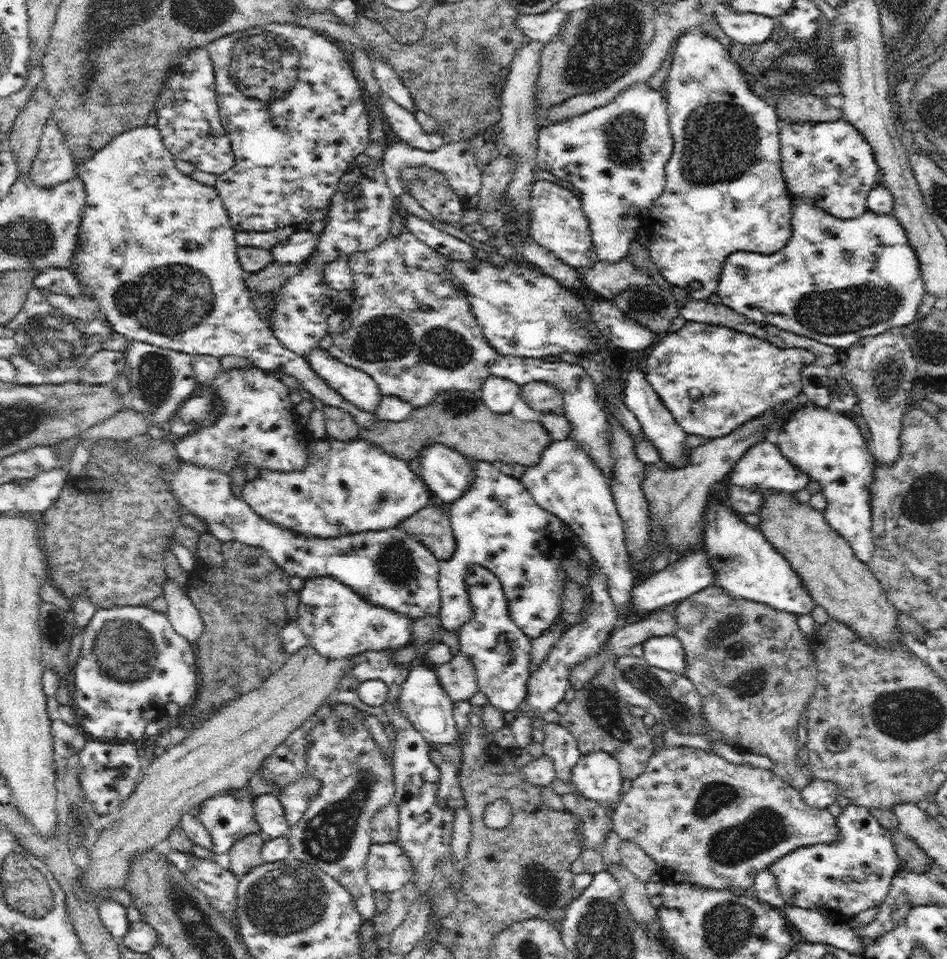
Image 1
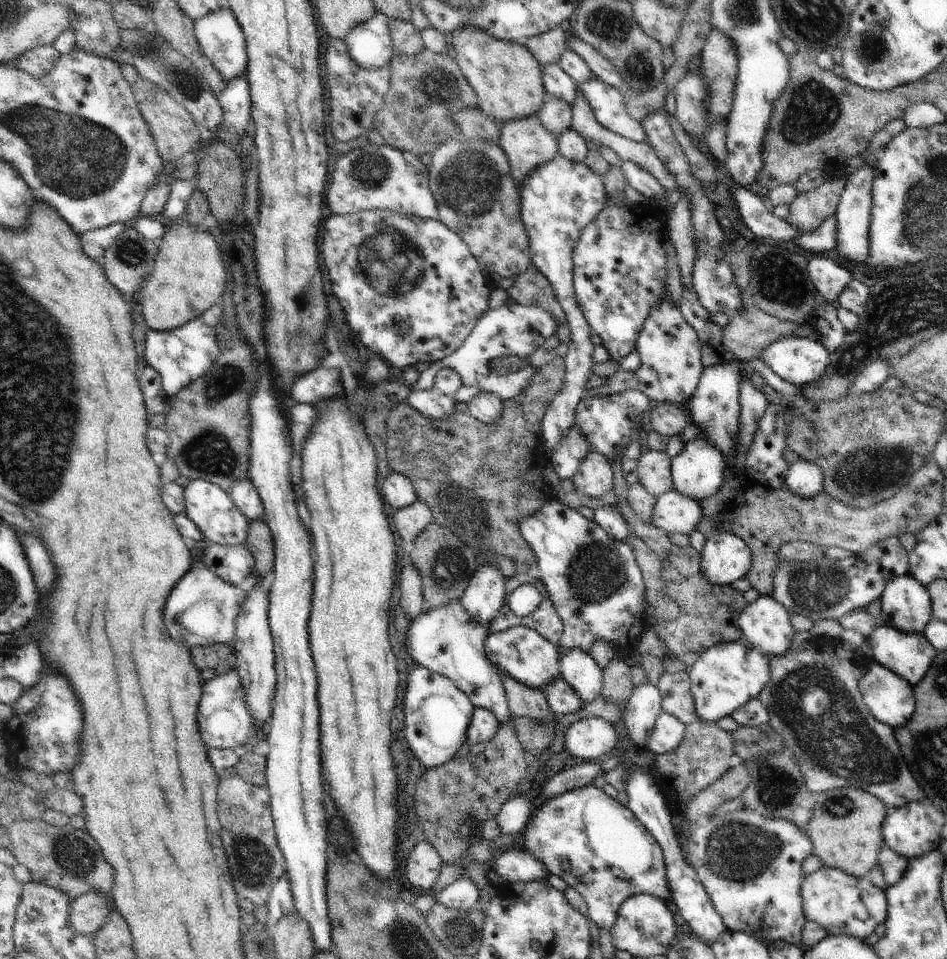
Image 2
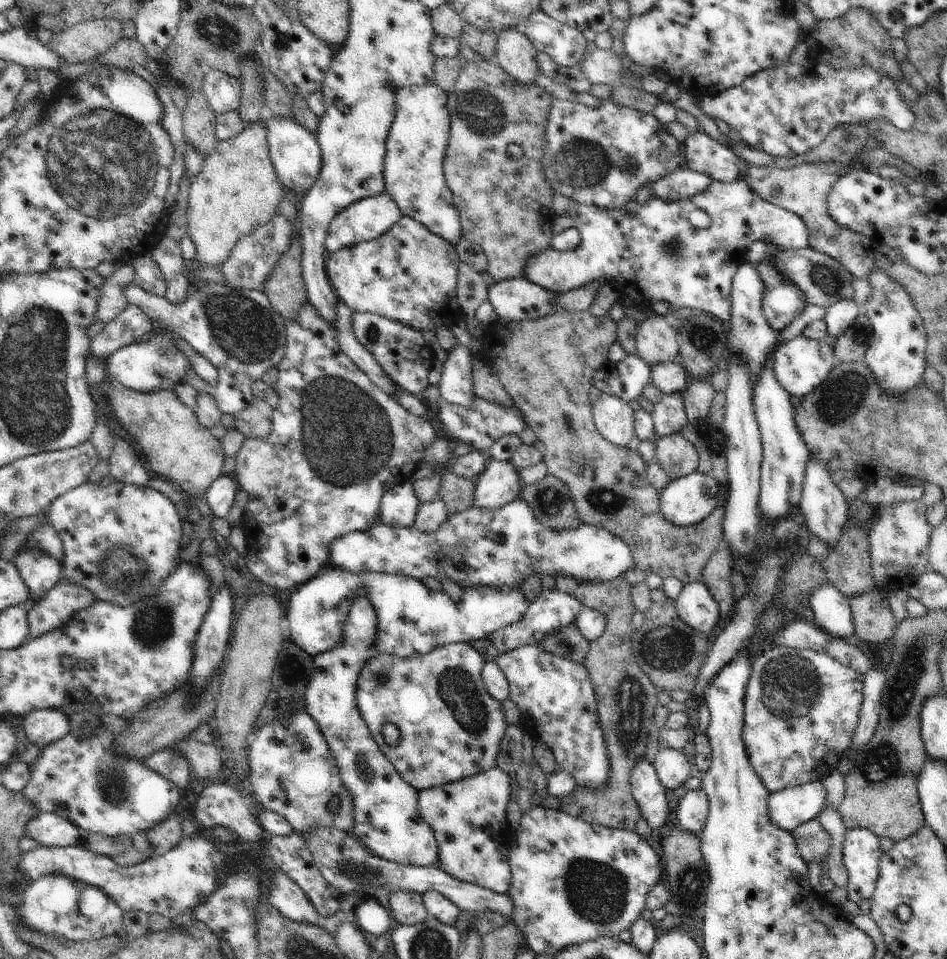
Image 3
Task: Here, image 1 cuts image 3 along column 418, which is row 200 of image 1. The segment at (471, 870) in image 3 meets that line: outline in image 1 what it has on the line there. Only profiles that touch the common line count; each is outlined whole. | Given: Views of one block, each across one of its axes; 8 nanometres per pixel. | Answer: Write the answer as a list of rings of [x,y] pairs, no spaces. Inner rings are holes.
[[[796,199],[792,204],[793,234],[782,251],[772,255],[740,251],[726,258],[717,289],[722,305],[750,321],[768,323],[844,349],[861,338],[913,324],[926,290],[918,256],[894,213],[876,214],[867,210],[862,216],[842,219],[829,215],[810,199]]]

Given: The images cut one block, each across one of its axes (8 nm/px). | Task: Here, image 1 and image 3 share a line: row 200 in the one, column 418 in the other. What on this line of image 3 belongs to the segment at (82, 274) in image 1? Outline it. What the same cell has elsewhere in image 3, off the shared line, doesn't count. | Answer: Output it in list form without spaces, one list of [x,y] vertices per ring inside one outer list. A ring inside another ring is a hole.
[[[434,82],[405,86],[397,89],[396,94],[397,111],[386,139],[387,153],[383,166],[385,192],[394,199],[403,216],[421,222],[430,232],[456,246],[463,234],[459,212],[454,204],[453,194],[447,185],[443,171],[443,162],[451,129],[451,116],[447,107],[449,94]]]

